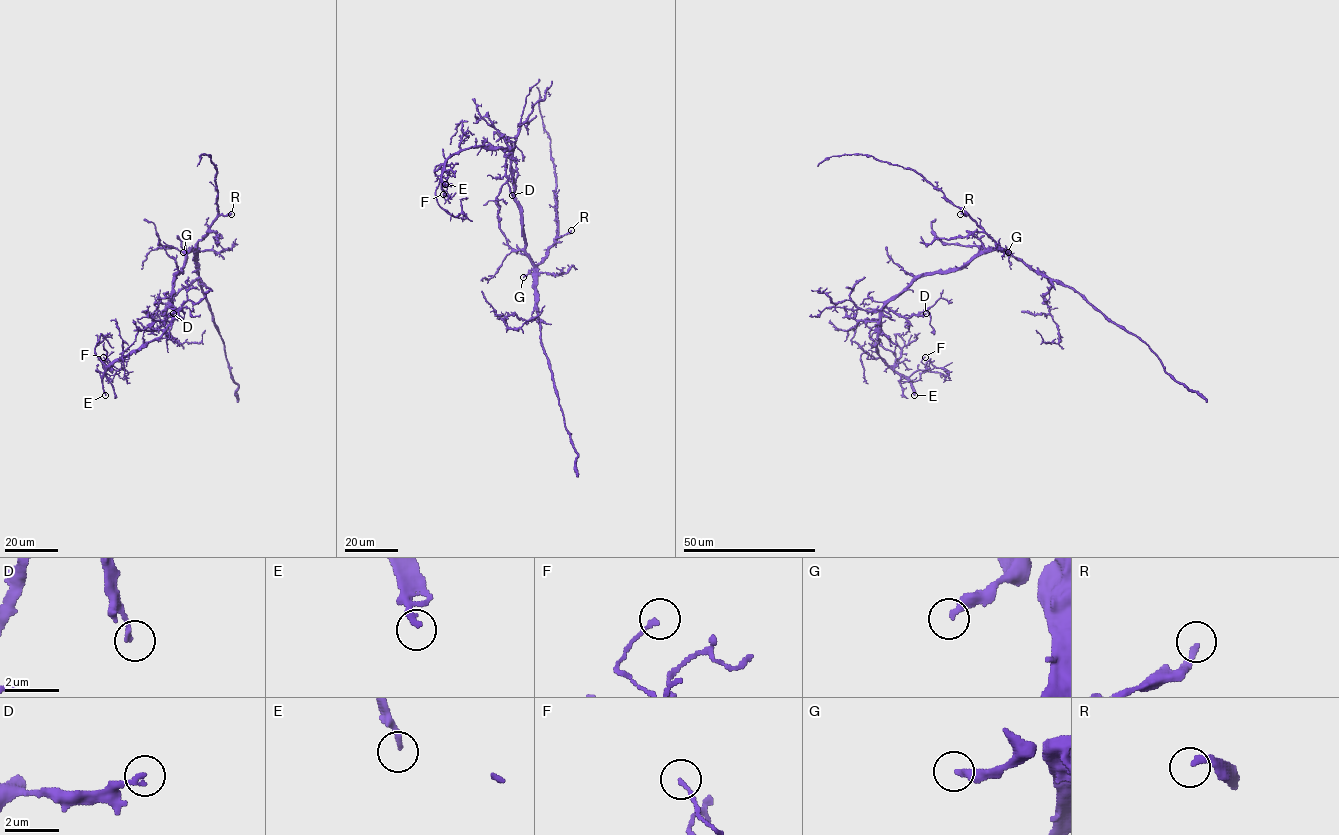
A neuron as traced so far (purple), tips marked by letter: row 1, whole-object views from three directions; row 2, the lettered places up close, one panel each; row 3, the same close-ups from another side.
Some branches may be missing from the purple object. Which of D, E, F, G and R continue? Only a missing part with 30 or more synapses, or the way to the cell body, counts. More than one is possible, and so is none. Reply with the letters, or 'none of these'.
E

